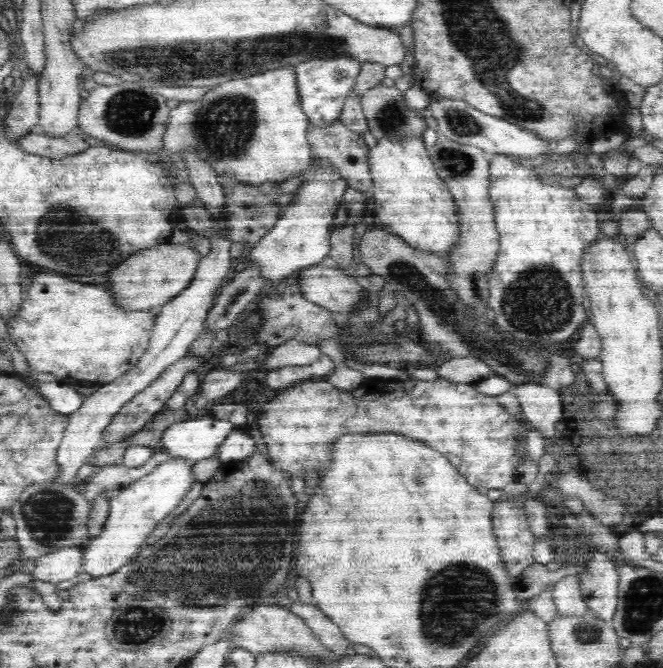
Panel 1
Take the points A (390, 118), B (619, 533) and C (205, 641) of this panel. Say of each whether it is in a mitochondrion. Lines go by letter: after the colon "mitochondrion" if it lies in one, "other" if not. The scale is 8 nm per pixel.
A: mitochondrion
B: other
C: other

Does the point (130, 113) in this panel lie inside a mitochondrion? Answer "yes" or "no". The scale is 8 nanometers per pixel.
yes

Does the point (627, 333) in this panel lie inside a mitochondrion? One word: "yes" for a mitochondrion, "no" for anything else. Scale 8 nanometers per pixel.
no

